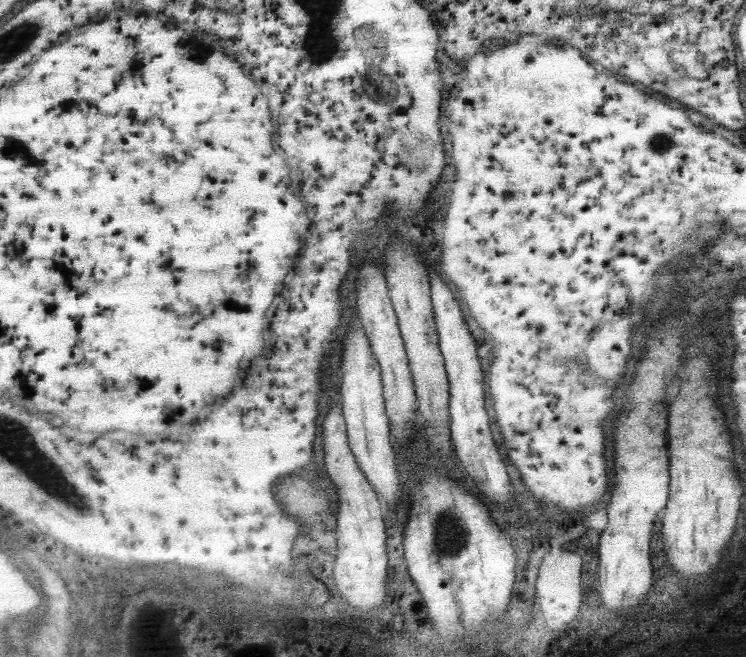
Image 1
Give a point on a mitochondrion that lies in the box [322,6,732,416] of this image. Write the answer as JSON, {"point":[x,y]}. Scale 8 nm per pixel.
{"point":[660,144]}

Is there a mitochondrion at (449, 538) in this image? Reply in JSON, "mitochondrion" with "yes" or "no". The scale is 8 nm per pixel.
{"mitochondrion":"yes"}

